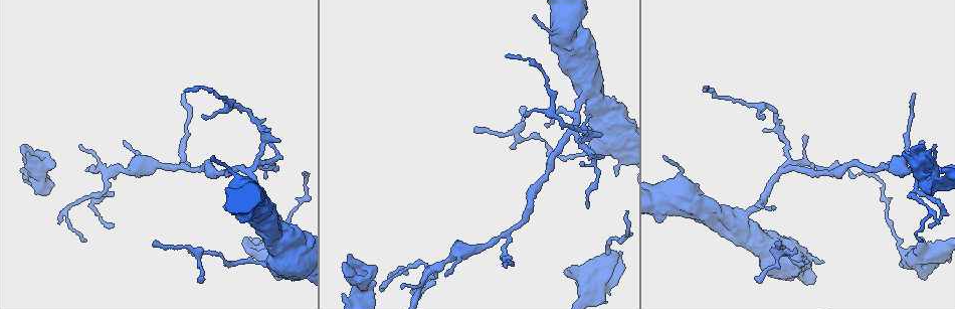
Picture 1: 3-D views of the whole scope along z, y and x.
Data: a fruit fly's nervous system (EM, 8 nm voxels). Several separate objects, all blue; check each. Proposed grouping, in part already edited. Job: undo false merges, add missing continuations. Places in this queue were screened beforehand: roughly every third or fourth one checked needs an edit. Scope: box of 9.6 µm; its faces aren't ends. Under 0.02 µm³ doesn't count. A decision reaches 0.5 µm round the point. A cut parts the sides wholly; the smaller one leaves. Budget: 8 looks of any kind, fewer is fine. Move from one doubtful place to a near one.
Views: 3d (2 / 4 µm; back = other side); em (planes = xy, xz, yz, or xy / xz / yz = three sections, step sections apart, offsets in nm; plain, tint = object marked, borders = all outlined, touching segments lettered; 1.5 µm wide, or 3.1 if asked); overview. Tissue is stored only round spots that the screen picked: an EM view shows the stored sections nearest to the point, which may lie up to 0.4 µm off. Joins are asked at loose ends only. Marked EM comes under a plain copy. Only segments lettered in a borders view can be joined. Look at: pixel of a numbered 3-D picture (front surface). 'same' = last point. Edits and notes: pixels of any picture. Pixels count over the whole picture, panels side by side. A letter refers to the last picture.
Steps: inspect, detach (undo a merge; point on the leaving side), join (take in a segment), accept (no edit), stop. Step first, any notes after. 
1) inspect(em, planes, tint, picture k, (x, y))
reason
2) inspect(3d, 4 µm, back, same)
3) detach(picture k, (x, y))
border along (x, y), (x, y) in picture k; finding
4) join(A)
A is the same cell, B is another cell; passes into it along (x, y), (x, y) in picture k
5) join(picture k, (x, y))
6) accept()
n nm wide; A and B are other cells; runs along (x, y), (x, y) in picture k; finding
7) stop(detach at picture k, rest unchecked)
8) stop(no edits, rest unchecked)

inspect(em, planes, borders, picture 1, (881, 165))
a fork

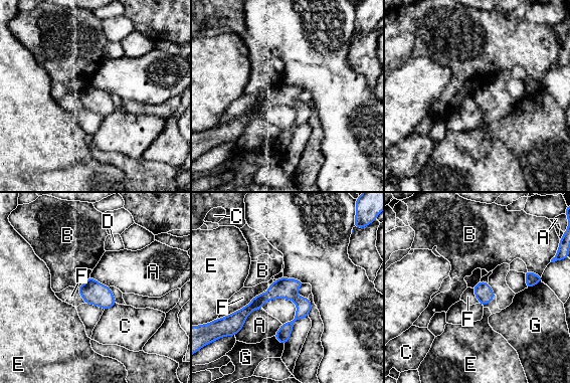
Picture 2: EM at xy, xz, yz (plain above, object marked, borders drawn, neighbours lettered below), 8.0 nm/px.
accept()
140 nm wide; A, B, C, D, E, F and G are other cells; border along (261, 308), (250, 313), (238, 332) in picture 2; one neuron here

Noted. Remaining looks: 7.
inspect(em, xy, step 4, borders, picture 1, (113, 226))
tapers out

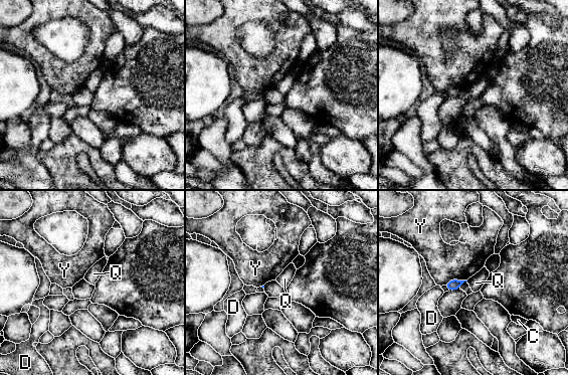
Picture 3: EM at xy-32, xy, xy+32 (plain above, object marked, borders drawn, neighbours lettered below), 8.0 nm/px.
inspect(em, planes, borders, same)
another direction

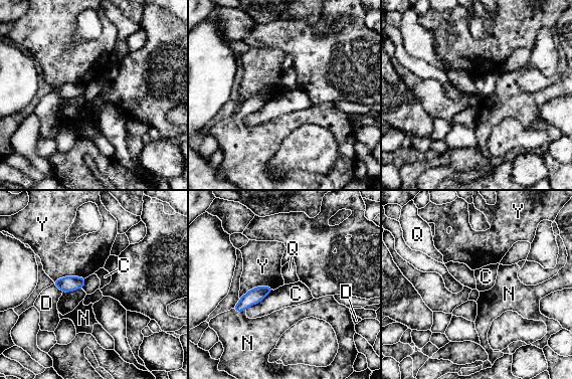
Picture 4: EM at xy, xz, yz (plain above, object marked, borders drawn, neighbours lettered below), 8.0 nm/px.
accept()
C, D, N, Q and Y are other cells; none of them fits

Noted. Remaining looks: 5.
inspect(em, planes, borders, picture 1, (446, 274))
branch stops here

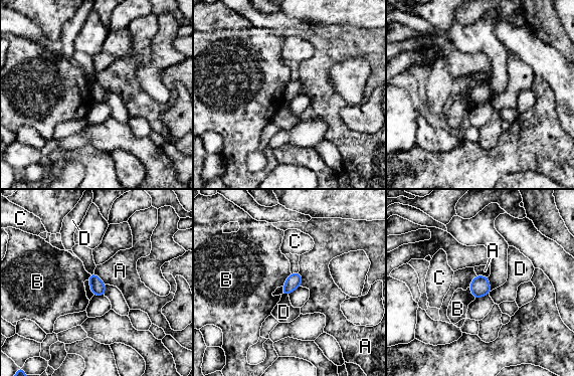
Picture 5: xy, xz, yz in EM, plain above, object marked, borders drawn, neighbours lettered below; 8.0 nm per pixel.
accept()
120 nm wide; B touches over 140 nm; A, B, C and D are other cells; no lettered segment goes on from it

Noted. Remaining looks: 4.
stop(no edits, rest unchecked)

